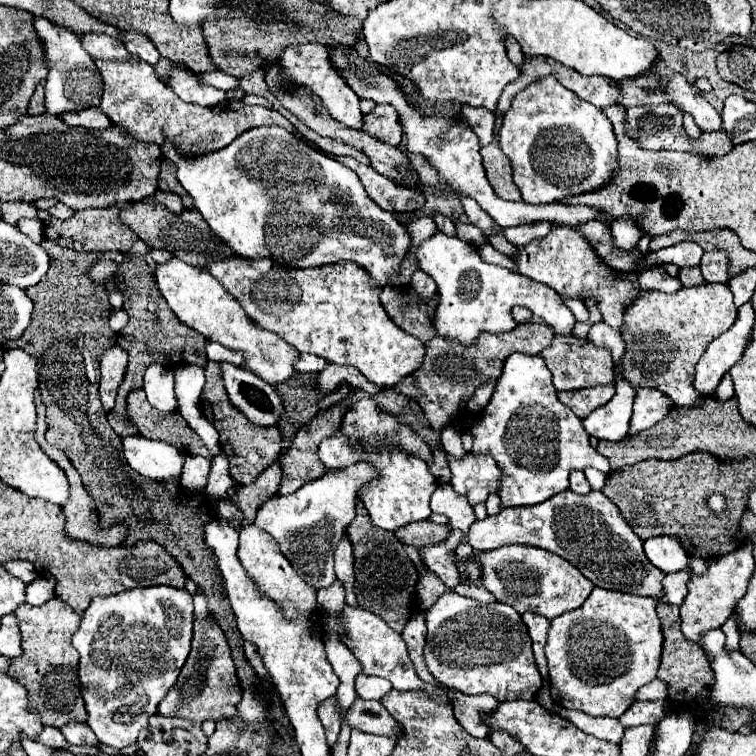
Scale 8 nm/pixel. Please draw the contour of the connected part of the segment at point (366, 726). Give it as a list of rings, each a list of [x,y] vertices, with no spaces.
[[[356,699],[348,713],[350,727],[356,727],[358,731],[384,735],[384,737],[402,737],[402,725],[390,717],[390,713],[384,709],[380,701],[364,701]]]

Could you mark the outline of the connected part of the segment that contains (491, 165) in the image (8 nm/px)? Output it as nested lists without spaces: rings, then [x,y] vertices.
[[[494,139],[488,147],[480,149],[484,157],[484,169],[490,185],[494,187],[496,195],[506,201],[520,201],[520,191],[512,181],[512,165],[508,157],[502,153],[498,139]]]

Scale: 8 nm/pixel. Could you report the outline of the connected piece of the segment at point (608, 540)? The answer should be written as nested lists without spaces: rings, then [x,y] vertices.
[[[566,489],[550,497],[550,501],[544,501],[542,505],[502,509],[500,515],[486,517],[484,521],[476,521],[474,525],[470,525],[468,533],[452,529],[444,541],[428,545],[420,553],[424,567],[440,577],[448,589],[454,589],[460,583],[454,563],[454,551],[460,543],[470,543],[474,551],[490,551],[510,543],[540,547],[560,555],[562,559],[578,567],[580,573],[588,577],[596,587],[654,599],[662,597],[664,573],[660,573],[660,569],[656,569],[646,559],[640,537],[630,529],[630,525],[626,525],[618,507],[602,491],[578,495]]]

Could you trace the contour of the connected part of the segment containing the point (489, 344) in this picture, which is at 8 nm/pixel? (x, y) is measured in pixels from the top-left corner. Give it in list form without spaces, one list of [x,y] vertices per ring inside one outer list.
[[[520,323],[516,329],[508,333],[500,333],[500,335],[482,333],[474,347],[464,347],[444,337],[434,337],[426,343],[426,357],[418,373],[408,375],[394,389],[412,397],[422,407],[432,429],[442,431],[446,425],[454,425],[458,411],[466,407],[466,401],[472,397],[474,389],[488,383],[490,379],[500,377],[504,359],[510,353],[518,351],[518,353],[538,355],[542,349],[546,349],[546,345],[550,345],[552,337],[554,337],[552,329],[548,329],[542,323],[532,323],[532,325]]]

